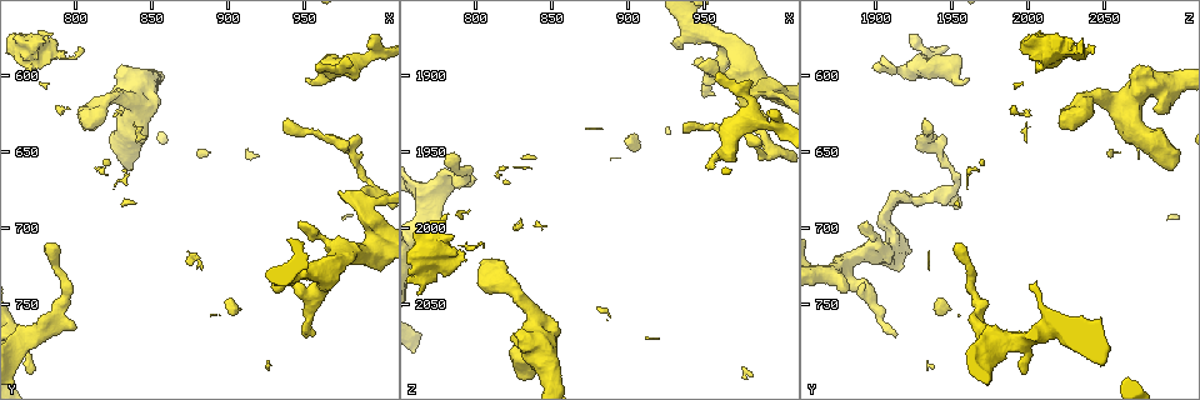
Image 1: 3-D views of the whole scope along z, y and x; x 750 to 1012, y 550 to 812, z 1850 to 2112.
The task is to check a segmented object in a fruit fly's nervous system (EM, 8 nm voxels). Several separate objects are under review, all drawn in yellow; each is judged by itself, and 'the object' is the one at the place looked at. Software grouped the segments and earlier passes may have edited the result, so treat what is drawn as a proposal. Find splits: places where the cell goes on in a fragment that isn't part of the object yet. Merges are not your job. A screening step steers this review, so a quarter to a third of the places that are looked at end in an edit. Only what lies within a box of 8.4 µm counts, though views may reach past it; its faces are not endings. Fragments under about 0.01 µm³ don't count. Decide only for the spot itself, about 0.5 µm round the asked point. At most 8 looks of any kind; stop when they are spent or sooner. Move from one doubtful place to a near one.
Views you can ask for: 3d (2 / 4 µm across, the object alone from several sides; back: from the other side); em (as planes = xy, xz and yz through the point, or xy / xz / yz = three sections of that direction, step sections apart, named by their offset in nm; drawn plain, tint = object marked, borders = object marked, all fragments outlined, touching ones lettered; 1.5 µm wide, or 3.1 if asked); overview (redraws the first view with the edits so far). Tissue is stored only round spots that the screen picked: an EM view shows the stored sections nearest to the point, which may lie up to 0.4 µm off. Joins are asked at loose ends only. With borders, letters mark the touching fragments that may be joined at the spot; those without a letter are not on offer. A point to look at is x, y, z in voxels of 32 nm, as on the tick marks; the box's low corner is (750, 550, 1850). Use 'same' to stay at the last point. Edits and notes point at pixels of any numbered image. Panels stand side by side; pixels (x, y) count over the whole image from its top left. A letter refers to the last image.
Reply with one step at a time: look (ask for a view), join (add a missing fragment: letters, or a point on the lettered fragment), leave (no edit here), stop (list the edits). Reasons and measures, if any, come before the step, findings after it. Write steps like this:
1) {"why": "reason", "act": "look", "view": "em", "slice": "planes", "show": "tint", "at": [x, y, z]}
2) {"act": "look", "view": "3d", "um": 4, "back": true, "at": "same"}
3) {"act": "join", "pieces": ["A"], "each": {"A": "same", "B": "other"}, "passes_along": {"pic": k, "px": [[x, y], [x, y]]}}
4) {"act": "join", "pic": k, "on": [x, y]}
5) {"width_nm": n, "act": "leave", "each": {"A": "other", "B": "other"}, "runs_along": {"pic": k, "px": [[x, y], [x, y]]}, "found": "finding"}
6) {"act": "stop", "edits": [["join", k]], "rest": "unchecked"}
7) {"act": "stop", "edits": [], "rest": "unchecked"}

{"why": "branch stops here", "act": "look", "view": "em", "slice": "planes", "show": "borders", "at": [960, 590, 1900]}

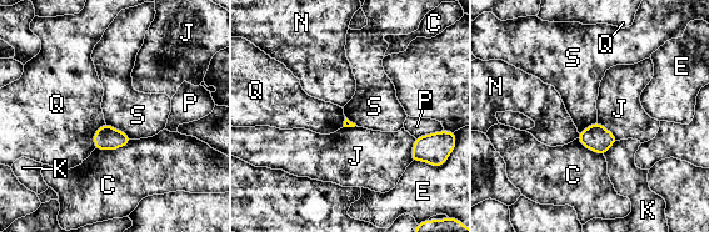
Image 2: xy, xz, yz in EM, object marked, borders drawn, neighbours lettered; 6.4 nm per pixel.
{"act": "leave", "each": {"C": "other", "E": "other", "J": "other", "K": "other", "N": "other", "P": "other", "Q": "other", "S": "other"}, "border": {"pic": 2, "px": [[105, 122], [131, 139]]}, "found": "none of them fits"}

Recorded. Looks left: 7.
{"why": "long arm stops here", "act": "look", "view": "3d", "um": 4, "at": [784, 712, 1950]}

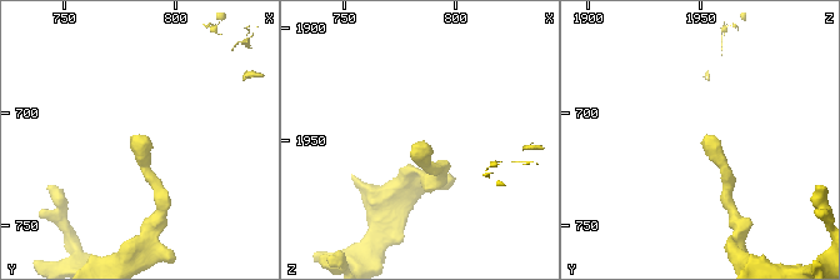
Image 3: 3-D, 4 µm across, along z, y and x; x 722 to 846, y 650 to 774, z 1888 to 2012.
{"act": "look", "view": "em", "slice": "planes", "show": "borders", "at": [782, 710, 1951]}

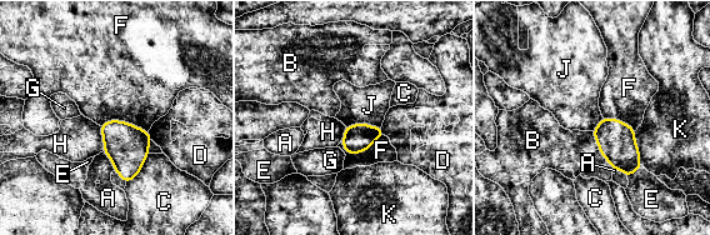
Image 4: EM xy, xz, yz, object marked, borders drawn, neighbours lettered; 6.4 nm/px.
{"width_nm": 180, "longest_contact_nm": ["F", 280], "act": "leave", "each": {"A": "other", "B": "other", "C": "other", "D": "other", "E": "other", "F": "other", "G": "other", "H": "other", "J": "other", "K": "other"}, "found": "no lettered fragment goes on from it"}

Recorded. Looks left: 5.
{"why": "tapers out", "act": "look", "view": "em", "slice": "planes", "show": "tint", "at": [934, 632, 1934]}

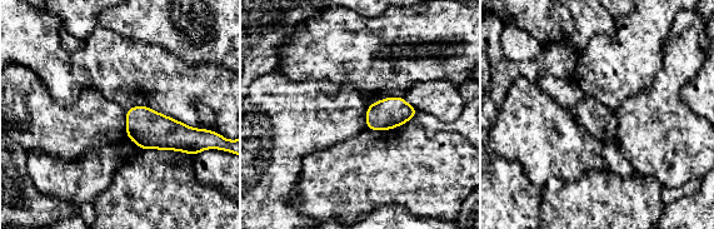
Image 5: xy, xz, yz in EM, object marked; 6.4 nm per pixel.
{"why": "what lies round it", "act": "look", "view": "em", "slice": "planes", "show": "borders", "at": "same"}

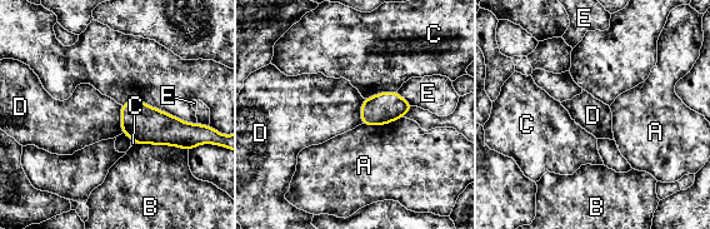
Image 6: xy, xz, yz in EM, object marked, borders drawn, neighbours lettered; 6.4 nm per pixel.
{"act": "leave", "each": {"A": "other", "B": "other", "C": "other", "D": "other", "E": "other"}, "found": "none of them fits"}

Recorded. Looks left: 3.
{"act": "stop", "edits": [], "rest": "unchecked"}

